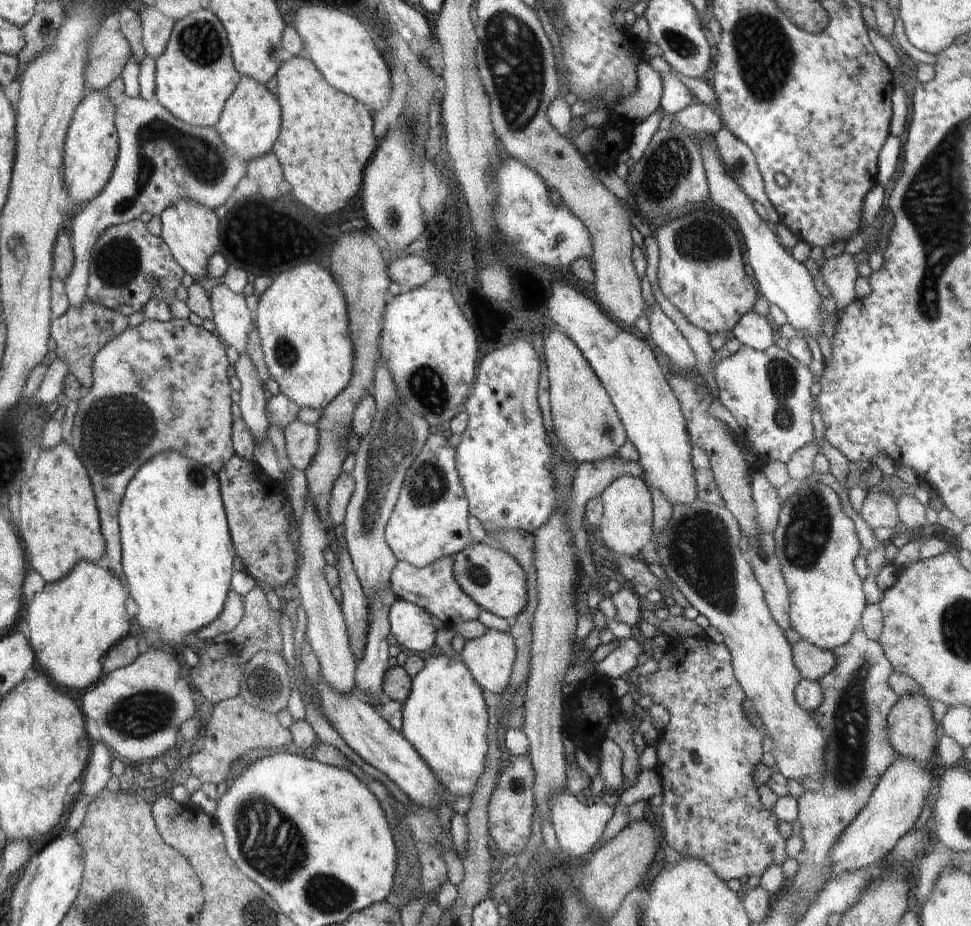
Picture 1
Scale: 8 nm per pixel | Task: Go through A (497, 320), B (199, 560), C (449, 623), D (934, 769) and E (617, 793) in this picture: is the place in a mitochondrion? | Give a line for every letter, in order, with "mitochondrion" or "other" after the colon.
A: other
B: other
C: other
D: other
E: other

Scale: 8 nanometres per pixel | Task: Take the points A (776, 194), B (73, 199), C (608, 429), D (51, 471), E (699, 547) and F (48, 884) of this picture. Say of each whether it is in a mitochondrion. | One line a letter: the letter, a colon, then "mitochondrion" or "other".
A: other
B: other
C: mitochondrion
D: other
E: mitochondrion
F: other

